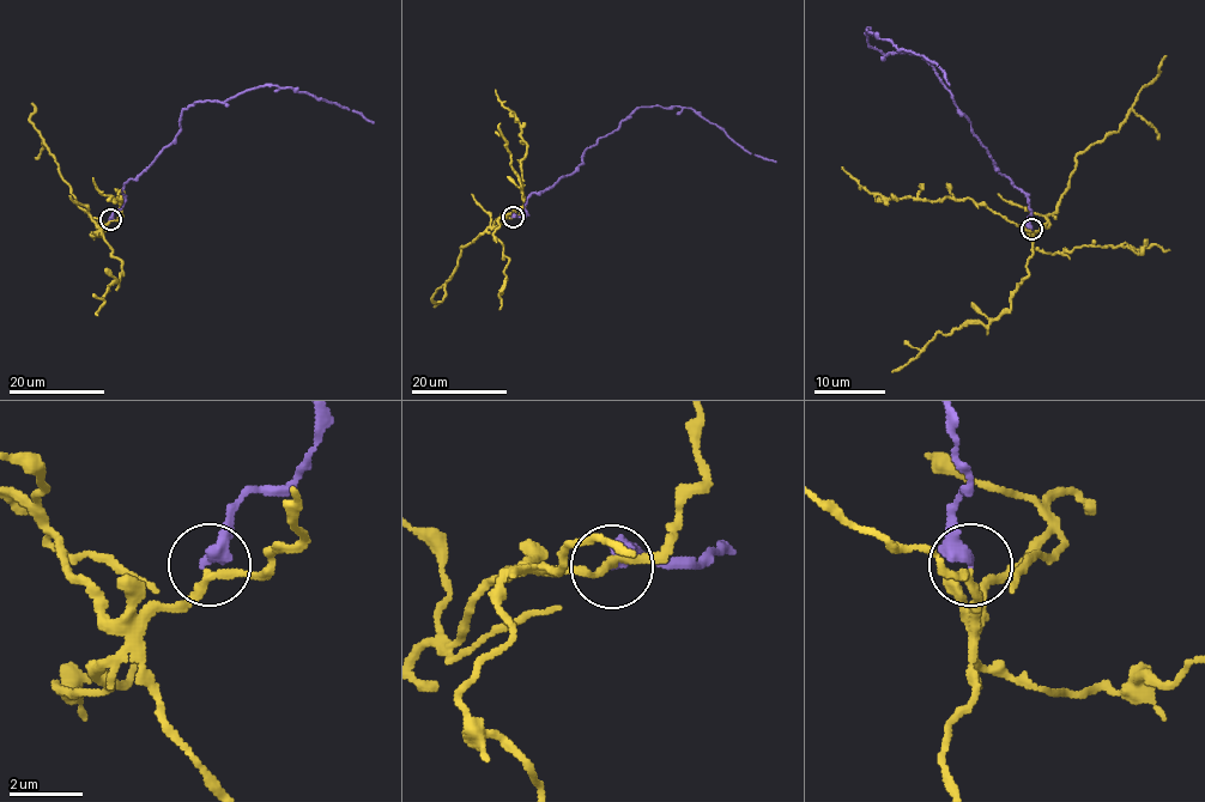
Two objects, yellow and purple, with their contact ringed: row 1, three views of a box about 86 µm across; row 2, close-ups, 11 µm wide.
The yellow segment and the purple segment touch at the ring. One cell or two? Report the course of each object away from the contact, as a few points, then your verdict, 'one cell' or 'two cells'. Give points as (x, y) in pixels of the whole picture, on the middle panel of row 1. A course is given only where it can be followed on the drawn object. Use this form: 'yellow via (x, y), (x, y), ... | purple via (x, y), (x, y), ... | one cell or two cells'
yellow via (513, 217), (500, 217), (491, 228), (461, 247), (452, 277), (433, 297), (437, 303), (434, 307) | purple via (513, 217), (526, 216), (532, 193), (570, 175), (583, 152), (639, 107), (694, 108), (749, 152), (776, 162) | two cells

